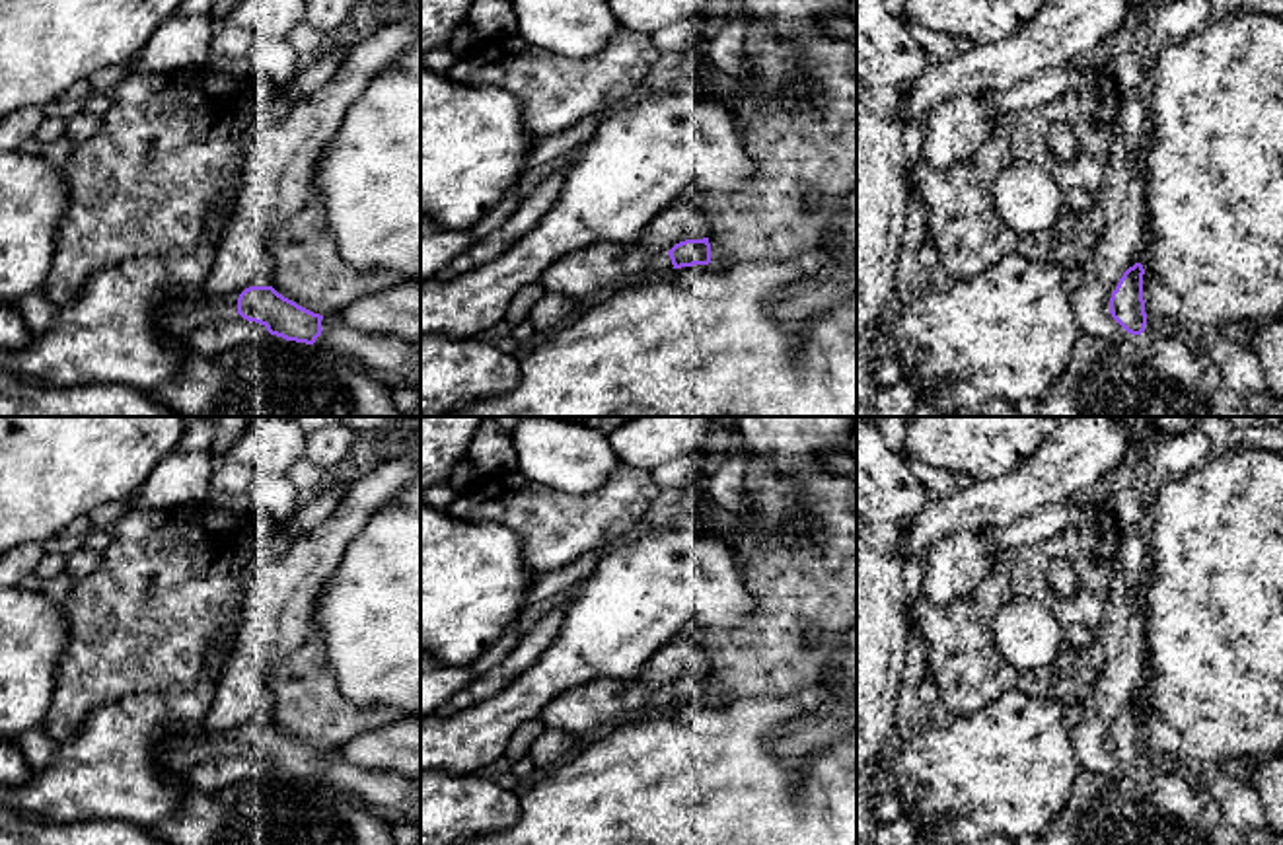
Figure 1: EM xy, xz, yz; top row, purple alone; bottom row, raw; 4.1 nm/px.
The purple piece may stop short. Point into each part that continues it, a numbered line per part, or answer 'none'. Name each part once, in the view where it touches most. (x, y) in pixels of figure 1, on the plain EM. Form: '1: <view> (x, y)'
1: xy (384, 791)
2: xz (581, 709)

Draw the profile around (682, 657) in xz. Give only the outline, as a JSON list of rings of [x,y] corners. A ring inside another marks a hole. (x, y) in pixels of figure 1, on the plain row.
[[[683,633],[652,654],[639,680],[642,685],[668,689],[679,678],[703,674],[707,674],[707,656],[693,633]]]

